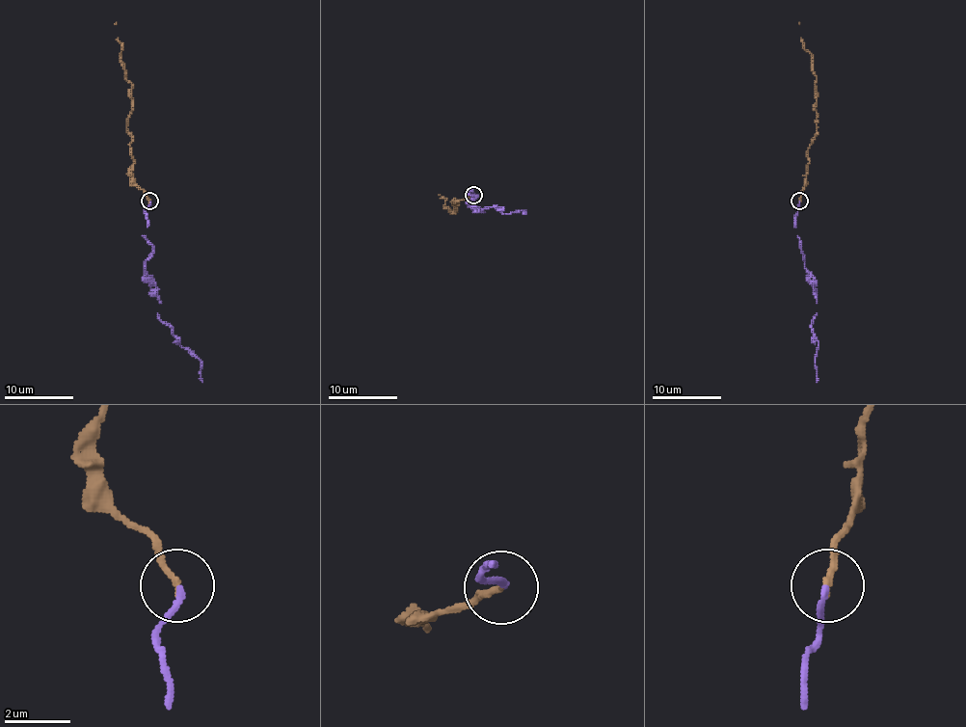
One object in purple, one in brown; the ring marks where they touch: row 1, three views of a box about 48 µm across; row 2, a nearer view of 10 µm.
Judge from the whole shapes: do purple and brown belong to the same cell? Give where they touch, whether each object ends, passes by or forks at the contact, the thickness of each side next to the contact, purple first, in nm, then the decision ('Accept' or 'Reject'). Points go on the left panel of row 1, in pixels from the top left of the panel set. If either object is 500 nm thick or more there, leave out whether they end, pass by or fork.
Place: (149, 201). At the ring purple ends. At the ring brown ends. Thickness 180 nm (purple) against 190 nm. Accept

